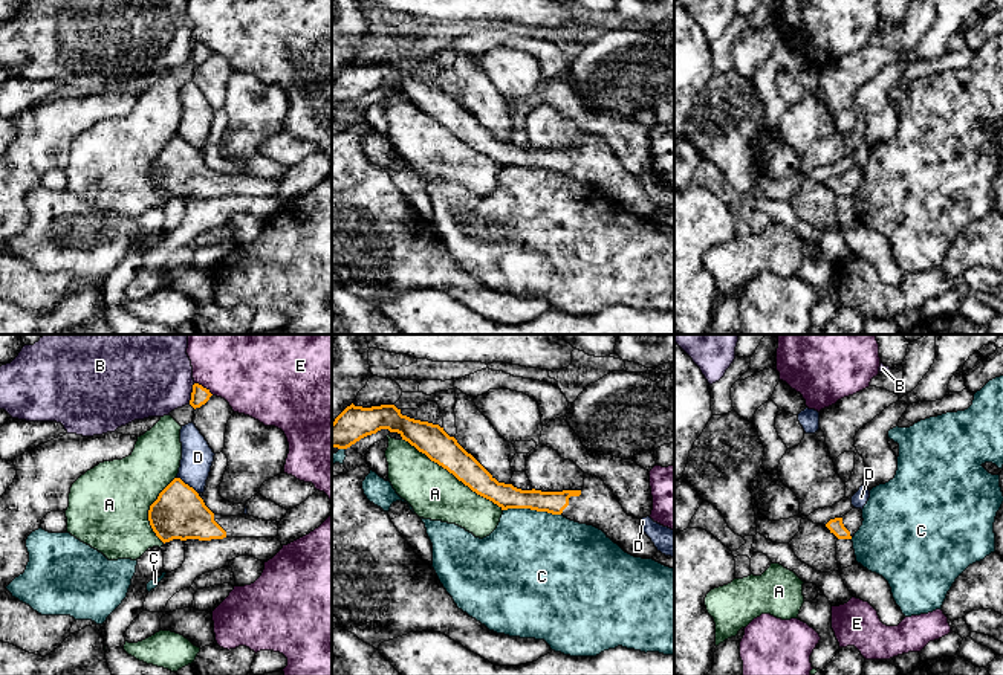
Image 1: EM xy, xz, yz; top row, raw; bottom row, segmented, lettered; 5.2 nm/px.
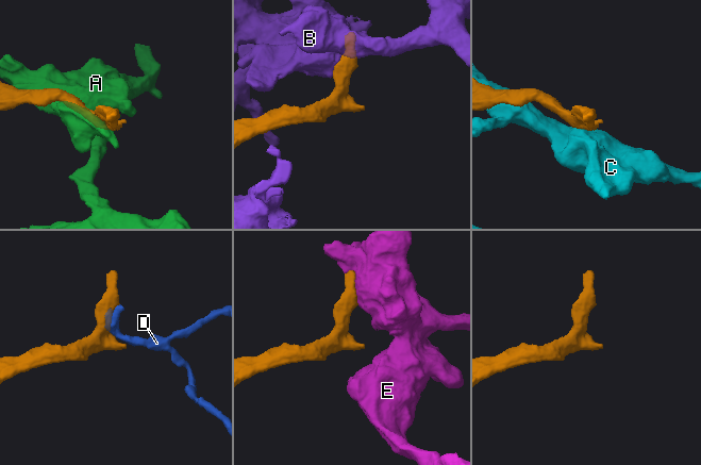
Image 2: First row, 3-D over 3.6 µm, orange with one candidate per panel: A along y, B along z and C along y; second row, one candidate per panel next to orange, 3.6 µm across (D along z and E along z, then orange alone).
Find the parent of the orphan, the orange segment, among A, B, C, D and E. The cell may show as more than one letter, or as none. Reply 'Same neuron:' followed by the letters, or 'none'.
Same neuron: none

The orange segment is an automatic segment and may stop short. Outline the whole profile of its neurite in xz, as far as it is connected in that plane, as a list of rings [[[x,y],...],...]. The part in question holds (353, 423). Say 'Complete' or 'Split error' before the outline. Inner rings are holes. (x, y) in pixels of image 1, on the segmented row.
Split error. [[[352,403],[347,406],[332,423],[332,447],[347,449],[381,429],[398,432],[402,440],[502,510],[531,509],[563,515],[570,521],[602,530],[607,538],[635,557],[653,559],[674,568],[674,557],[662,554],[654,547],[642,531],[641,519],[624,512],[601,478],[584,473],[581,490],[563,492],[521,490],[512,484],[498,483],[443,428],[402,415],[394,405],[362,408]]]

